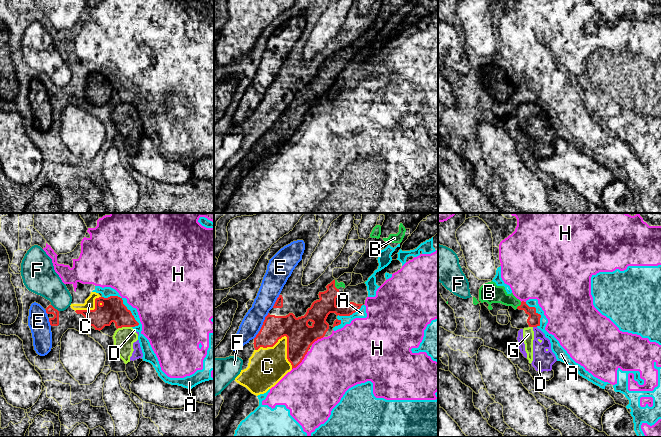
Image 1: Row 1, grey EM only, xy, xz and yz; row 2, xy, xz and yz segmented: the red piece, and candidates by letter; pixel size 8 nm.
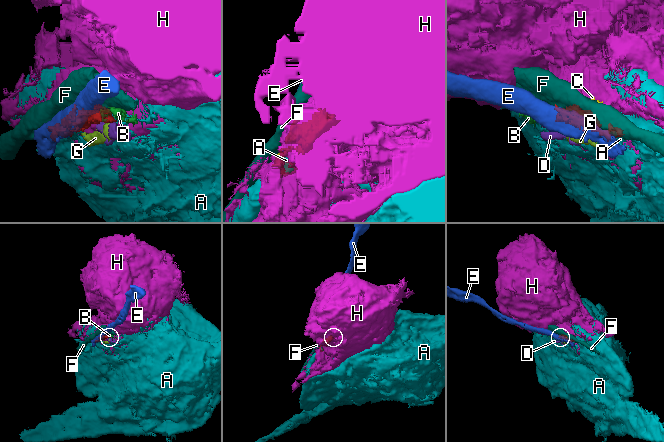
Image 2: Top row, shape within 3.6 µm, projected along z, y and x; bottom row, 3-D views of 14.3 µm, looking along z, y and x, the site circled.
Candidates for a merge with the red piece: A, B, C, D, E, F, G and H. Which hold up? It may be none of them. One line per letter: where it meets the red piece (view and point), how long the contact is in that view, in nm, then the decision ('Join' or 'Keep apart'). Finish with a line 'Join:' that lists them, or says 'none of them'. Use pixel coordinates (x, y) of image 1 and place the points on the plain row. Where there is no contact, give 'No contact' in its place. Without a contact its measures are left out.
A: Touches red at xy (122, 78). Shared border 380 nm. Keep apart
B: Touches red at yz (520, 81). Shared border 70 nm. Join
C: Touches red at xz (286, 112). Shared border 340 nm. Join
D: Touches red at yz (535, 102). Shared border 30 nm. Keep apart
E: Touches red at xz (263, 98). Shared border 180 nm. Keep apart
F: Touches red at xy (54, 84). Shared border 90 nm. Keep apart
G: Touches red at xy (124, 102). Shared border 120 nm. Keep apart
H: Touches red at xz (301, 137). Shared border 200 nm. Keep apart
Join: B, C

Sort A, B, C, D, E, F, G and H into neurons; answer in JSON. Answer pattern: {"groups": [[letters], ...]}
{"groups": [["A"], ["B", "C"], ["D", "G"], ["E"], ["F"], ["H"]]}

